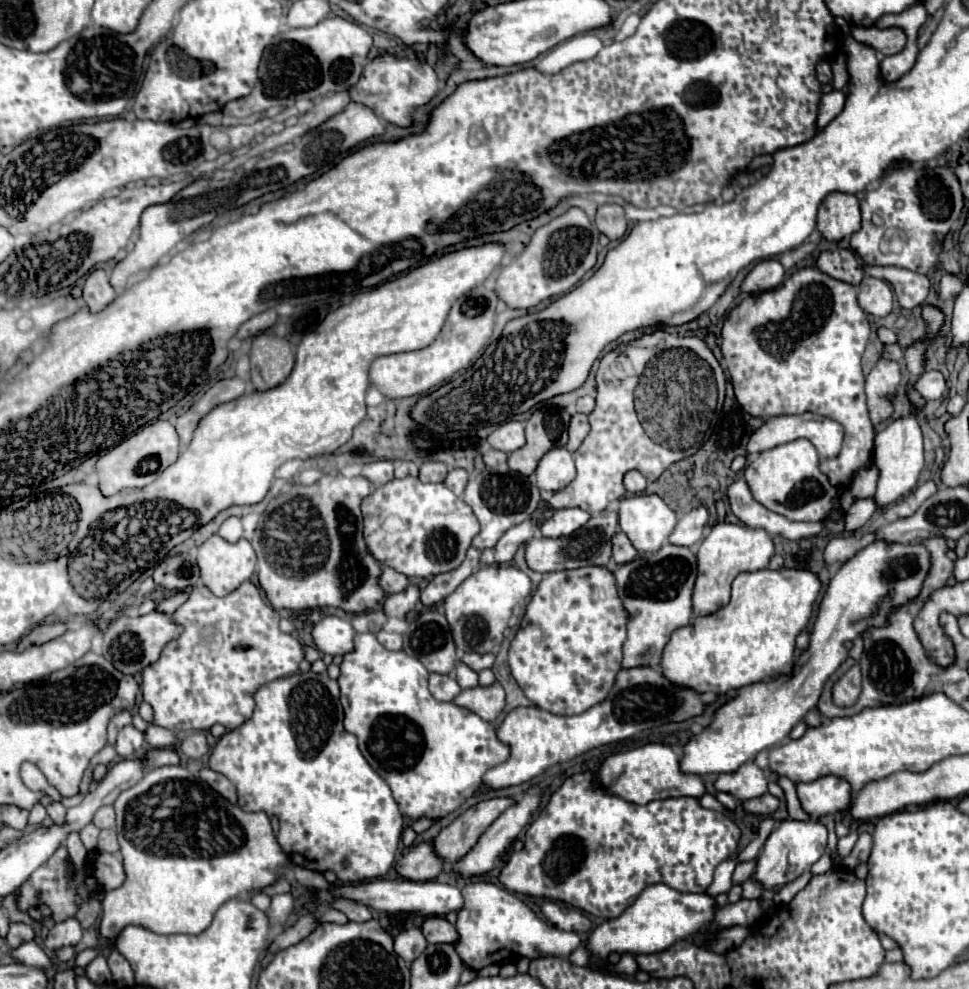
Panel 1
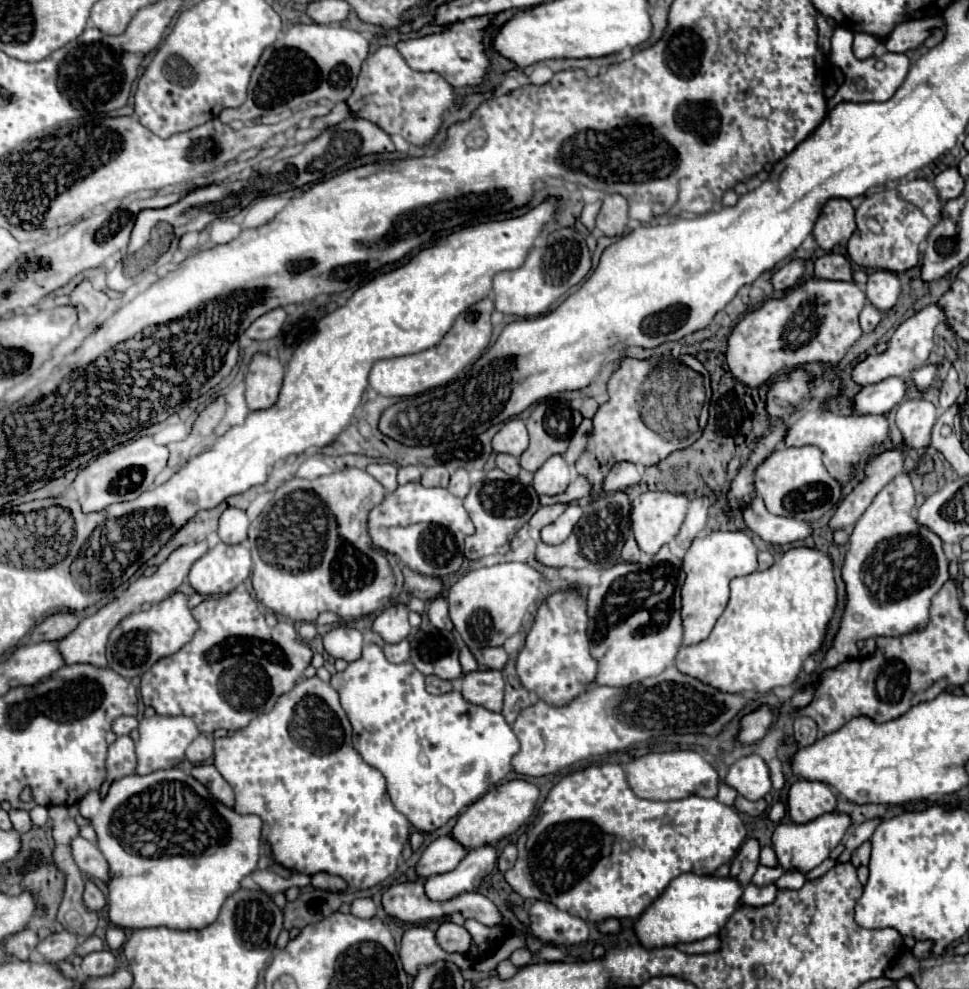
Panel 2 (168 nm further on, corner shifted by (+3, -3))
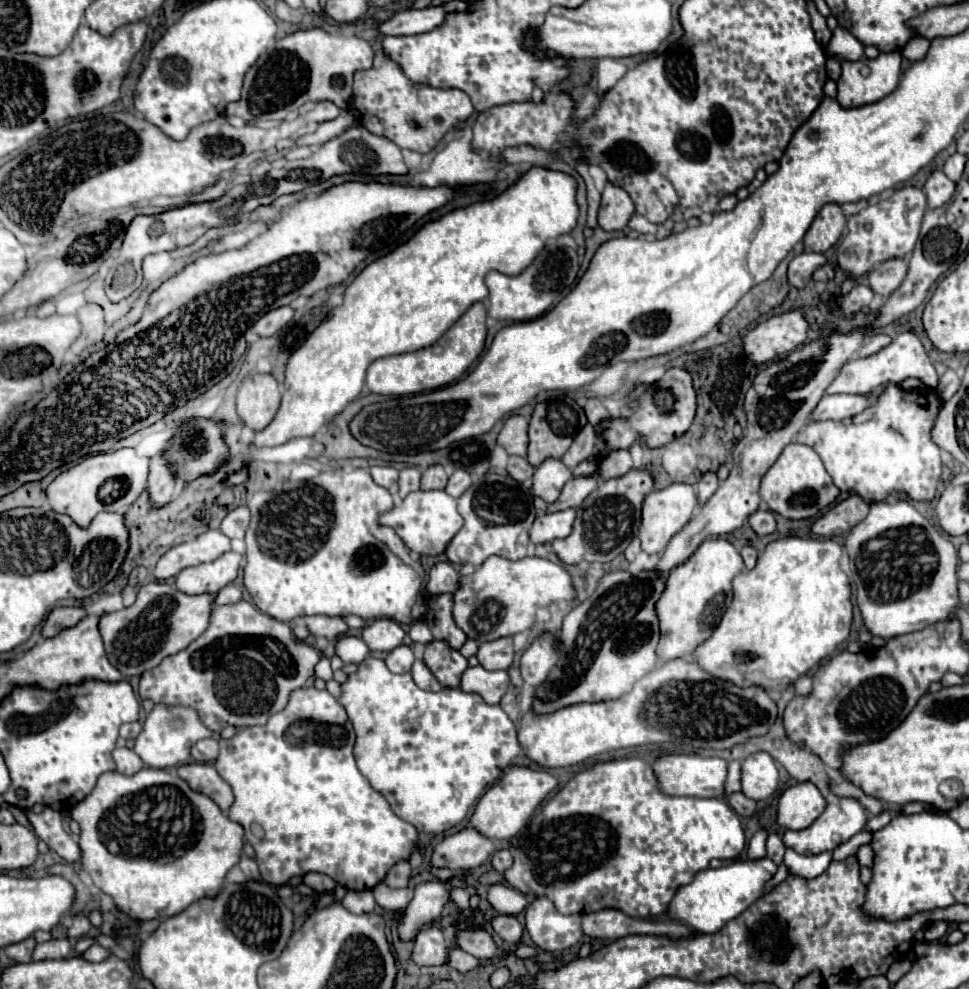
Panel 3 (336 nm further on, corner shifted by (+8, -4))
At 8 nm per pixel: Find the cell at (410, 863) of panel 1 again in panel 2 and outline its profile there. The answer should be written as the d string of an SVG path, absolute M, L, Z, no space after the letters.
M451 835L439 837L427 845L415 871L421 877L431 877L431 875L453 871L467 853L469 849L463 847L459 841L455 841Z

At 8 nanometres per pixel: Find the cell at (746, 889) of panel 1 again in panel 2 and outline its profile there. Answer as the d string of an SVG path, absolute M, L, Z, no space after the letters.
M759 865L757 871L755 871L755 875L753 875L753 883L759 885L759 887L761 887L761 885L769 885L769 883L777 881L781 875L783 875L783 869L781 869L781 867L777 867L777 869L769 869L769 867Z

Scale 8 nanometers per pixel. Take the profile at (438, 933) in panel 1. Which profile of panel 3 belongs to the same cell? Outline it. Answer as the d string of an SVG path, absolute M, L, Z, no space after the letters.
M458 930L456 946L472 956L482 958L484 962L488 962L496 956L496 944L494 944L492 936L484 930Z

